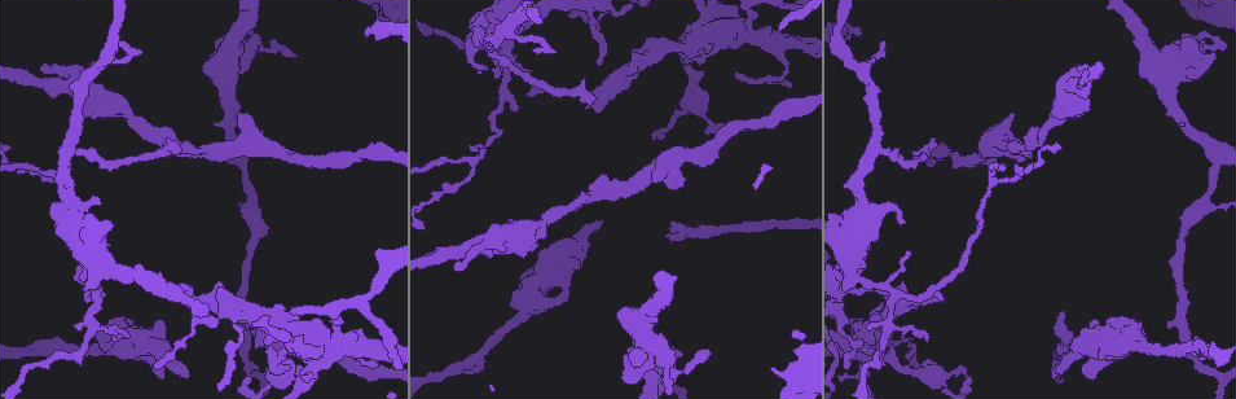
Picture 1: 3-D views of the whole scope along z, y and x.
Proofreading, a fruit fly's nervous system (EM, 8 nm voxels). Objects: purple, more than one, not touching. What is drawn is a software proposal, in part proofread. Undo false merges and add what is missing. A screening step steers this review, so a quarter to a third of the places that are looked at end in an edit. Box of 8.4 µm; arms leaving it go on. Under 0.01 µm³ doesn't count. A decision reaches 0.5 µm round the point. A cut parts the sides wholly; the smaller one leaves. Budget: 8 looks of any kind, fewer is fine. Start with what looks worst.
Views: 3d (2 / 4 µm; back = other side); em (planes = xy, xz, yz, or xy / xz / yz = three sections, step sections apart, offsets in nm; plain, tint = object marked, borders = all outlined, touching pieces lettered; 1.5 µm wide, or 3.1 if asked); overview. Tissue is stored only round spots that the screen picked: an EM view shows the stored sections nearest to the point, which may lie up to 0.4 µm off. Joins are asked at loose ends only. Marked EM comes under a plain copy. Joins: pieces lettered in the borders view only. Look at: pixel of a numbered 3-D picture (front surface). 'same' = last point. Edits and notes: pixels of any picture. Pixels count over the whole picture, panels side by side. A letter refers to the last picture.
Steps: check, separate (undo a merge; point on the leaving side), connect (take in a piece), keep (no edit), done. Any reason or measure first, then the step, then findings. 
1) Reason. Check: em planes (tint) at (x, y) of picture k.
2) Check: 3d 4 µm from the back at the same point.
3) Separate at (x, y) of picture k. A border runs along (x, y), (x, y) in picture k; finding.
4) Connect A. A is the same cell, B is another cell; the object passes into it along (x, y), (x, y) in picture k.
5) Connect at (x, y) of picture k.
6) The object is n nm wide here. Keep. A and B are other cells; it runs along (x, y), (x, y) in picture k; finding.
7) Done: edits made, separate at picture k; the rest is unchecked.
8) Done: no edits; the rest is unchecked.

An open end. Check: em planes (borders) at (652, 180) of picture 1.

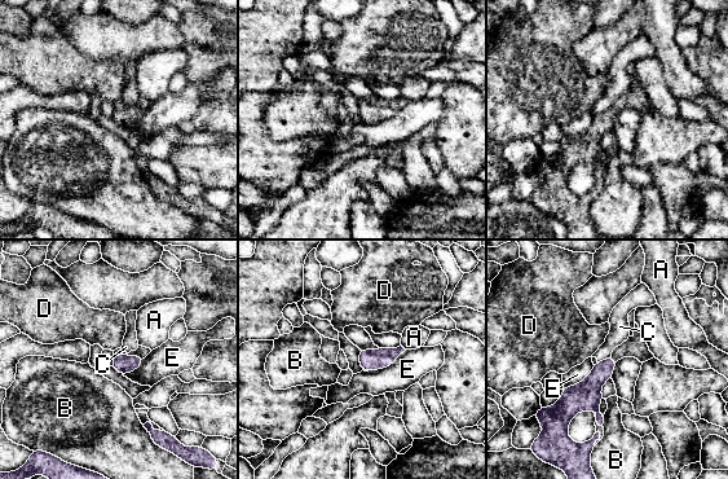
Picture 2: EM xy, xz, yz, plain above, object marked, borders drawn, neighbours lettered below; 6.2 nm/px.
The longest contact is with E, 280 nm. Keep. A, B, C, D and E are other cells; it runs along (612, 363), (563, 411), (551, 411) in picture 2; none of them fits.

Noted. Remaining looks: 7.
Check: 3d 2 µm at (601, 221) of picture 1.

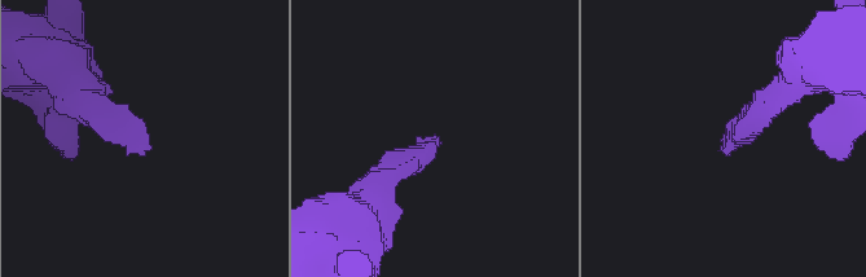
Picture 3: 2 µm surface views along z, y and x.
Now the EM. Check: em planes (borders) at (145, 149) of picture 3.

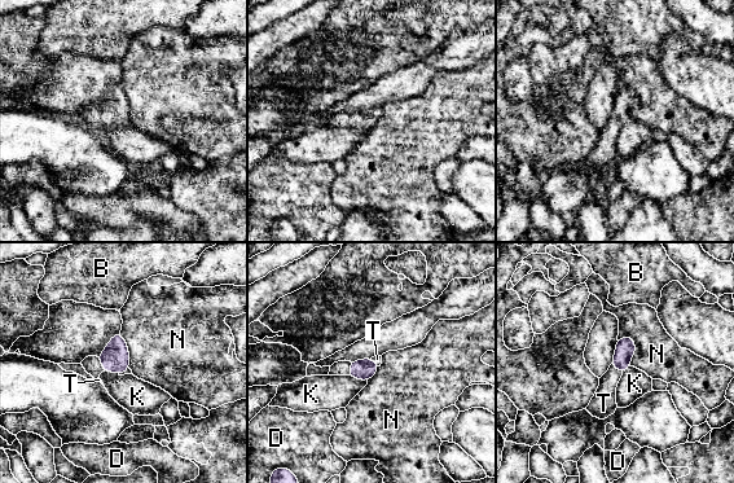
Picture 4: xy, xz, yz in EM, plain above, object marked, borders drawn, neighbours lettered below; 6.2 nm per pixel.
The object is 130 nm wide here. Connect T. T is the same cell, B, D, K and N are other cells; the neuron continues.

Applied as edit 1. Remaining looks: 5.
Branch stops here. Check: em planes (borders) at (862, 33) of picture 1.

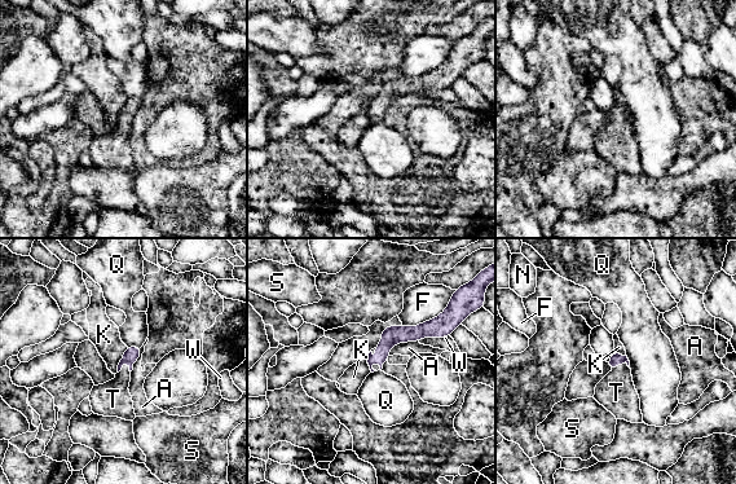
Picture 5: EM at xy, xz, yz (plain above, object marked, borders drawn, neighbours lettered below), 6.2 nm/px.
The object is 80 nm wide here. Connect T. T is the same cell, A, F, K, N, Q, S and W are other cells; the object passes into it along (616, 357), (620, 364), (616, 391) in picture 5; the neuron continues.

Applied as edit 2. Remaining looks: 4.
Done: edits made, connect at picture 4, connect at picture 5; the rest is unchecked.

